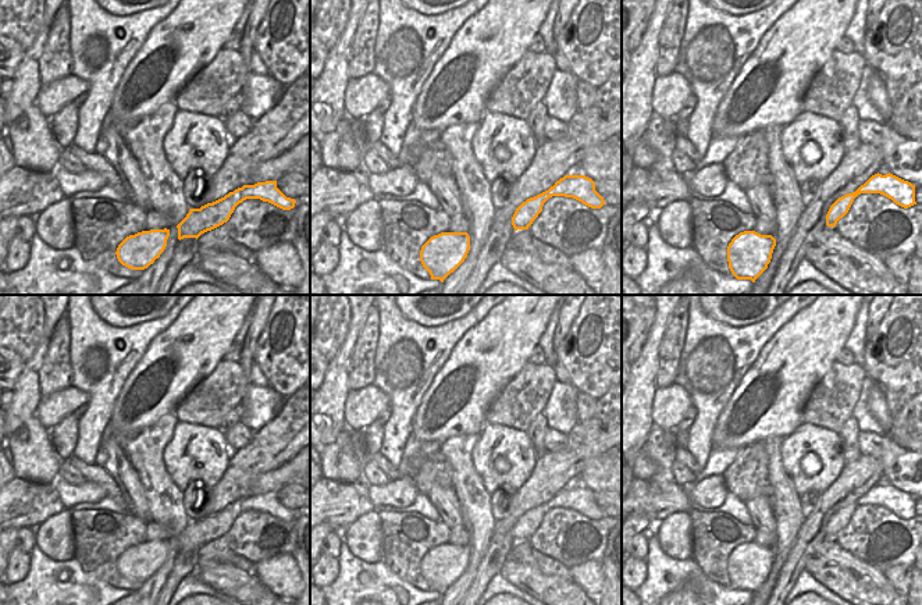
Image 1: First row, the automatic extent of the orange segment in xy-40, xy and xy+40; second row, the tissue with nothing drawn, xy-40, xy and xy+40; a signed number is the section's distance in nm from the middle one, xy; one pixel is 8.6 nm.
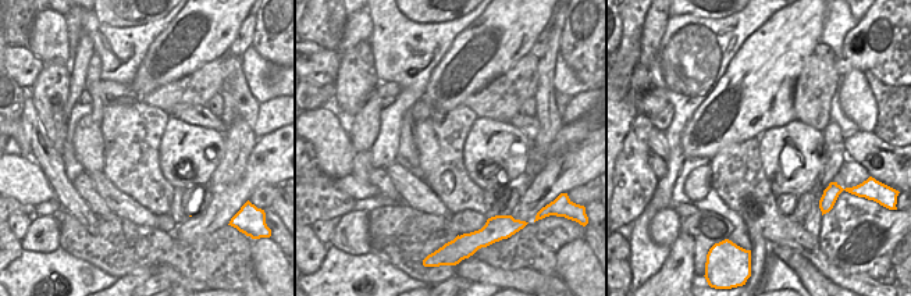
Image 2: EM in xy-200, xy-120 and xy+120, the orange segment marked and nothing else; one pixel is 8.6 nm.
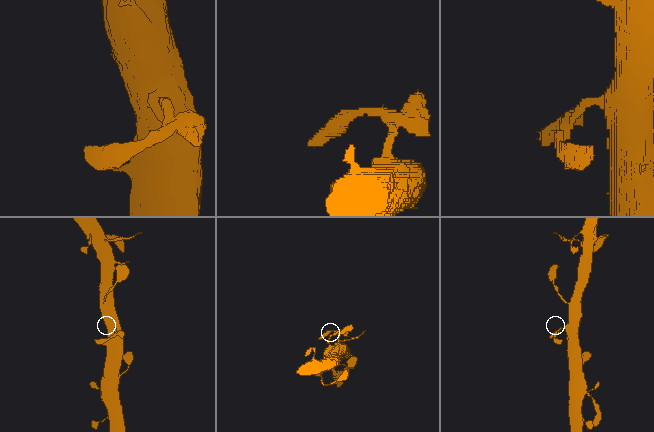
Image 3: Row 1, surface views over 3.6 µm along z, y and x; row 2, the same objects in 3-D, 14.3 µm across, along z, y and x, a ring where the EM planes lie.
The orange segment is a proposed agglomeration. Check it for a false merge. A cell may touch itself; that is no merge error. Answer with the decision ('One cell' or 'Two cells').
One cell

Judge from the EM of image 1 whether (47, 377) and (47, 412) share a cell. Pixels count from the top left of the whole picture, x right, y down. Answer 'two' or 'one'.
two

